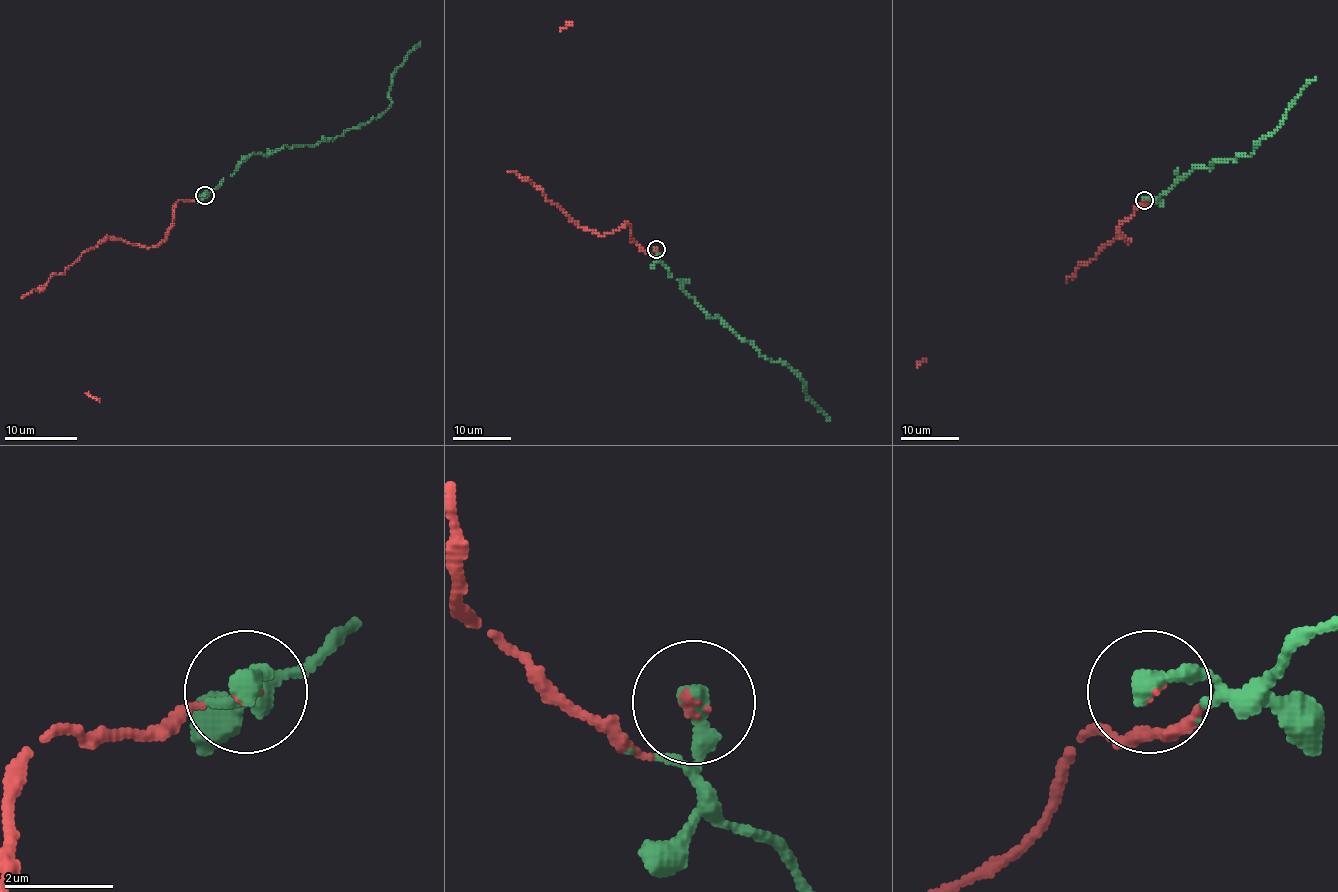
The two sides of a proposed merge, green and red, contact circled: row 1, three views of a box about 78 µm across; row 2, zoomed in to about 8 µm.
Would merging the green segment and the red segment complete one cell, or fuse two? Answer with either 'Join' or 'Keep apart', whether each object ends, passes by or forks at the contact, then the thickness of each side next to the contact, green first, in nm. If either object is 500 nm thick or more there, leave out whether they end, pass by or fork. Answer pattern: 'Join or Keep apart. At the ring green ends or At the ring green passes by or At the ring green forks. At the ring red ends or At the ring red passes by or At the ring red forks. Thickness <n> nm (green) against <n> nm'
Join. At the ring green ends. At the ring red ends. Thickness 440 nm (green) against 90 nm

